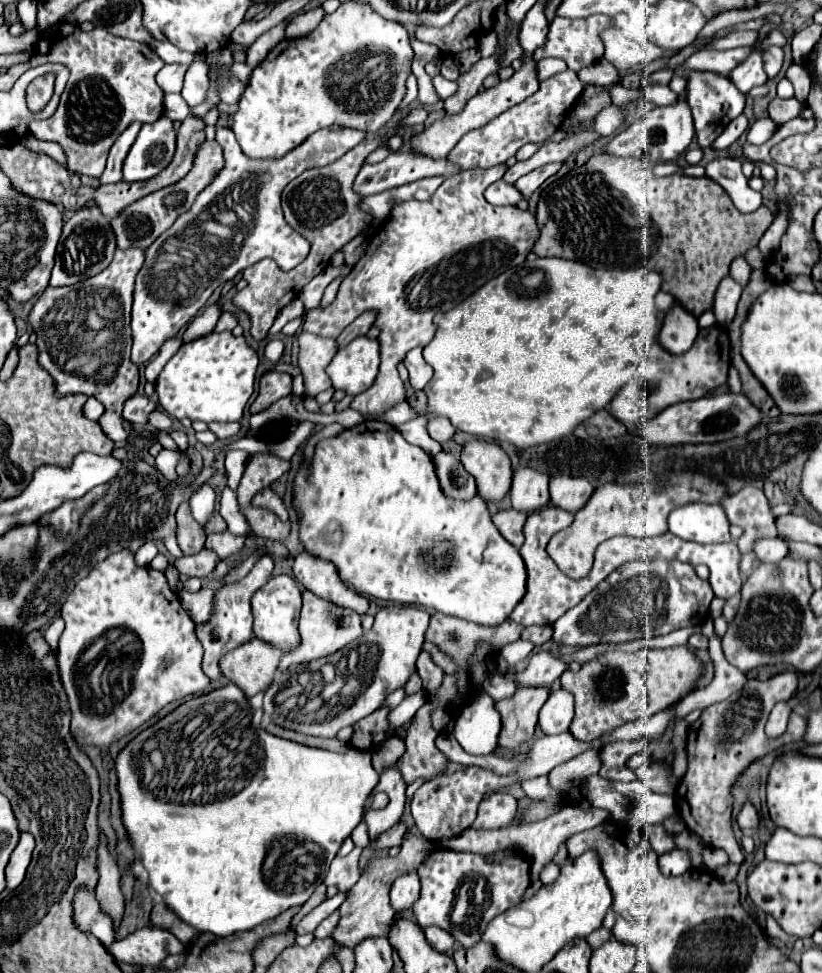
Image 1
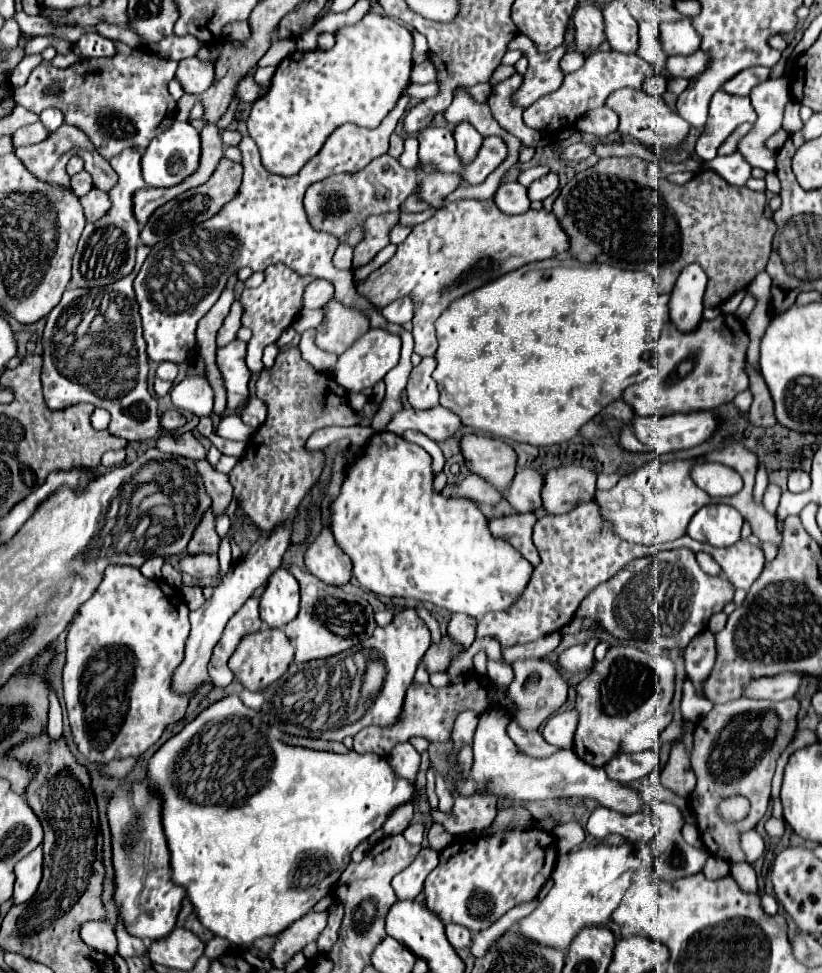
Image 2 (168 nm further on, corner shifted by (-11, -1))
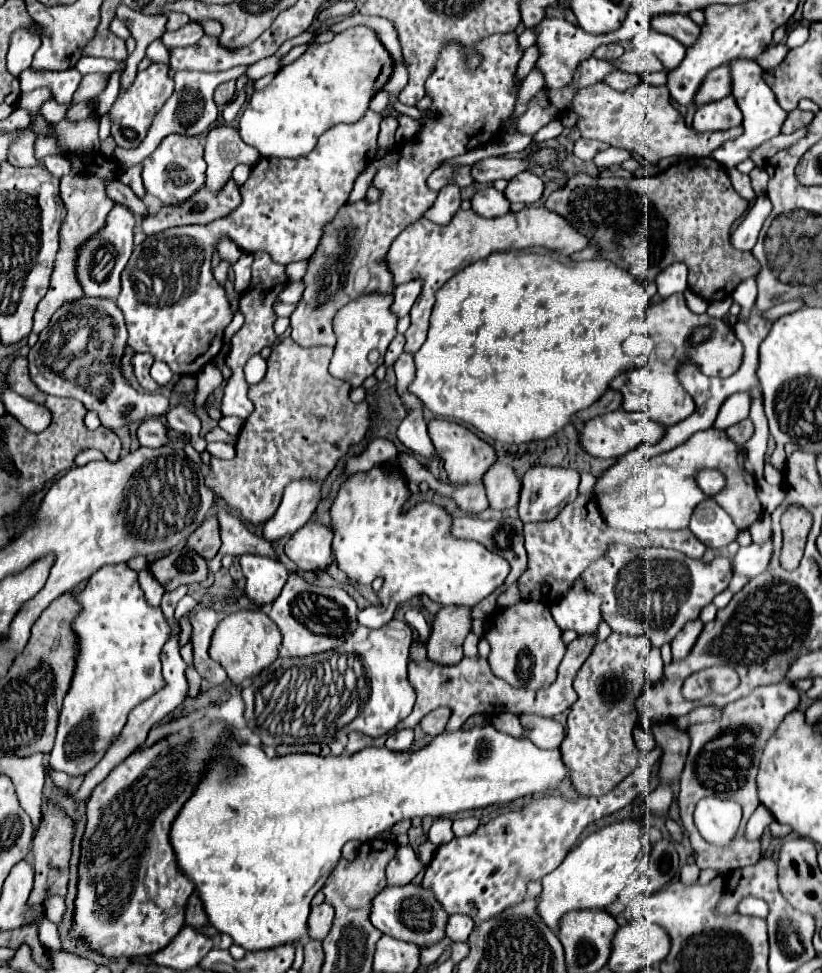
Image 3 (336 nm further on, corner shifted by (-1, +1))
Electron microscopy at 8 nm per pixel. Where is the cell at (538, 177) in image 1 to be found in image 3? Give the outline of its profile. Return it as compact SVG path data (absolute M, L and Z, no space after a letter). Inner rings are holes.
M522 172L514 176L508 188L504 190L510 202L522 202L526 206L538 202L542 198L542 192L544 192L544 182L532 172Z

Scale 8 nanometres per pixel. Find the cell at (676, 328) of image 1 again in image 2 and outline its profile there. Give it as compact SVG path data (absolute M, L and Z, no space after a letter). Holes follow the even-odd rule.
M690 264L678 276L670 292L670 318L678 330L696 330L702 320L702 296L706 290L706 274L700 266Z

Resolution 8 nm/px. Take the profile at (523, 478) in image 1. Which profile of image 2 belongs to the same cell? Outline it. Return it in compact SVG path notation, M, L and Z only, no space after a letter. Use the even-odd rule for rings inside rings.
M530 468L518 470L508 490L504 492L504 498L510 502L510 506L516 512L540 512L542 484L544 484L544 478L536 470L530 470Z

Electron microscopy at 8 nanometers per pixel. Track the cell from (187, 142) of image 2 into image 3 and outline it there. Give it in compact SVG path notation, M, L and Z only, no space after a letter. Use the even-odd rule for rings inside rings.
M182 134L166 136L160 146L142 162L142 180L146 192L158 196L166 204L176 204L190 198L190 194L194 194L194 190L198 190L198 186L206 182L204 172L206 162L200 138L188 138Z

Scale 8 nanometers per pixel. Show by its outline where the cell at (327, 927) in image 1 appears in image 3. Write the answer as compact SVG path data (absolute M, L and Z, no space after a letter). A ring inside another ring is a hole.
M322 902L320 906L312 908L308 916L308 936L312 940L324 940L324 936L332 928L332 918L334 918L334 908L330 904Z

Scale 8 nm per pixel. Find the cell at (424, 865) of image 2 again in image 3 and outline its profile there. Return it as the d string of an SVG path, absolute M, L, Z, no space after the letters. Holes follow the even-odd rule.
M398 846L394 860L386 868L388 886L406 886L424 868L412 846Z

